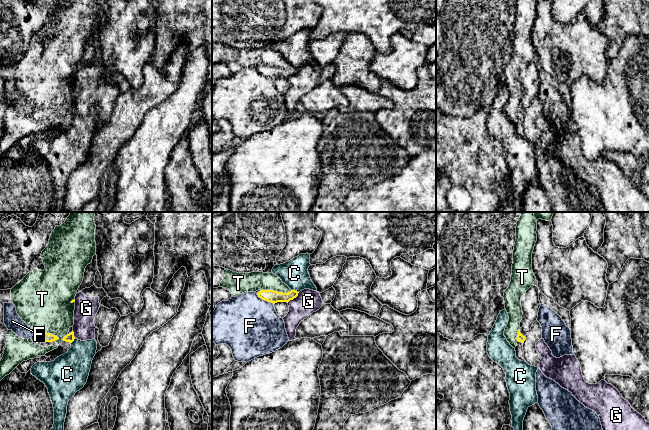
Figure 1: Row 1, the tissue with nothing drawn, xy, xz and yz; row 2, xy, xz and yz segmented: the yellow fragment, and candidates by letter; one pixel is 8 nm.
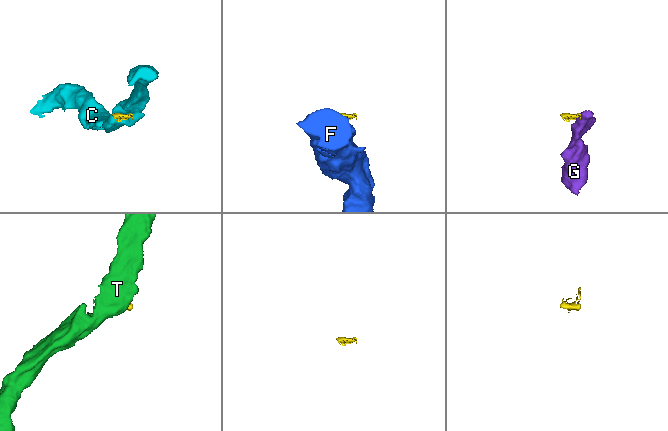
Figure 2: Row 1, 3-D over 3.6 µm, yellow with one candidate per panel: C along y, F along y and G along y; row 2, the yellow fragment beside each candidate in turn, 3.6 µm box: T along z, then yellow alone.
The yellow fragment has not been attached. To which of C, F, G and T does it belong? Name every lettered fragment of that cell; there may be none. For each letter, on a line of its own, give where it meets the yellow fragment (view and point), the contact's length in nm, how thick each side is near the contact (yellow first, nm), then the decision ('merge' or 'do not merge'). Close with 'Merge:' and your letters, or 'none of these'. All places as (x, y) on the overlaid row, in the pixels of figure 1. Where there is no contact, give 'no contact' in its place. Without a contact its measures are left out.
C: contact xz (294, 290); length 70 nm; calibres 100 and 220 nm; do not merge
F: contact xz (264, 299); length 170 nm; calibres 100 and 480 nm; do not merge
G: contact xz (293, 298); length 130 nm; calibres 100 and 190 nm; do not merge
T: contact xy (45, 332); length 220 nm; calibres 80 and 440 nm; do not merge
Merge: none of these

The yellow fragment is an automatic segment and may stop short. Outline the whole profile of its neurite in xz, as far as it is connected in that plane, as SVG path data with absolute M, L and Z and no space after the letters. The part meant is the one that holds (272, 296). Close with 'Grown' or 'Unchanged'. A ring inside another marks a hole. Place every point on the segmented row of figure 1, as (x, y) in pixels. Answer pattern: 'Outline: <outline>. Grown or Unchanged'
Outline: M262 290L257 293L258 297L262 300L271 302L273 304L277 302L289 302L298 296L297 291L291 290L288 293L277 292L274 290Z. Unchanged

